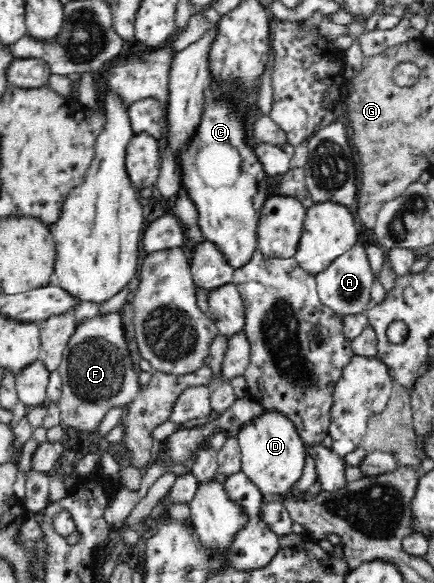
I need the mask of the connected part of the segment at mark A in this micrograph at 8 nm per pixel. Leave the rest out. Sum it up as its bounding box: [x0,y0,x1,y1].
[316,241,373,317]

